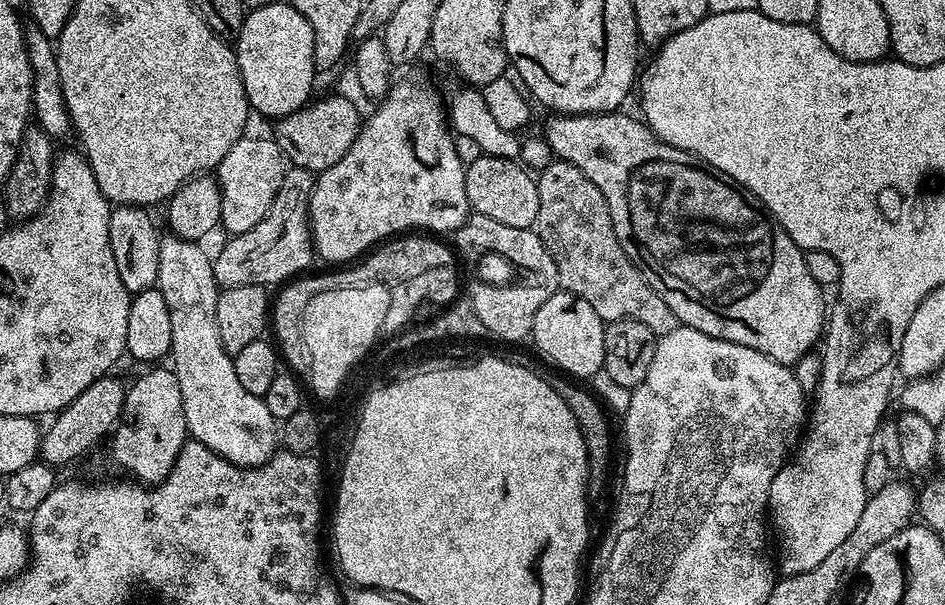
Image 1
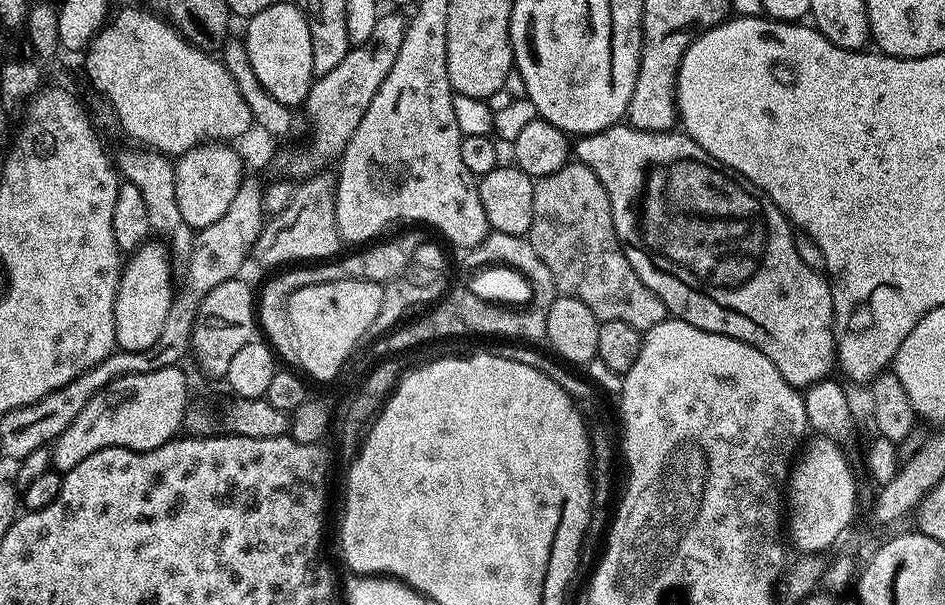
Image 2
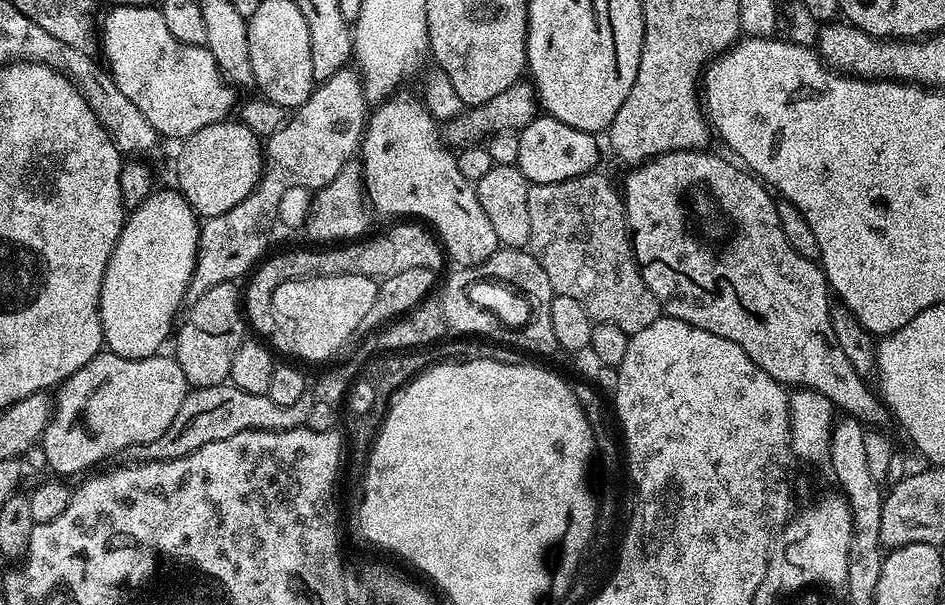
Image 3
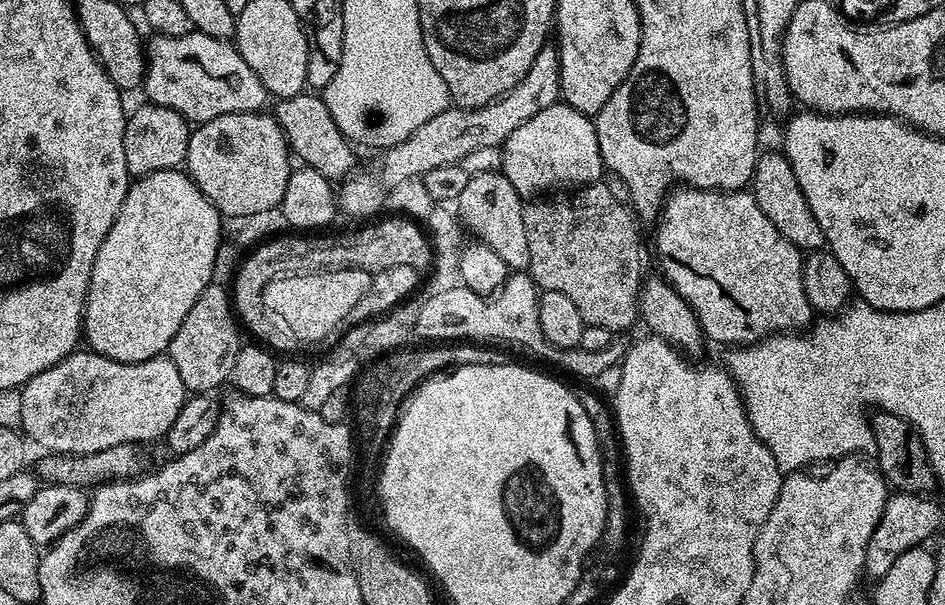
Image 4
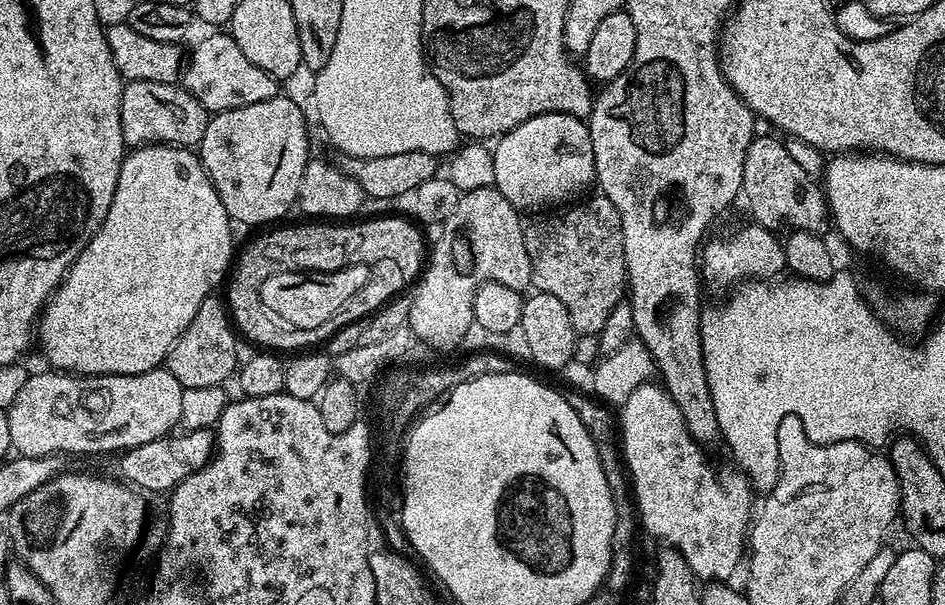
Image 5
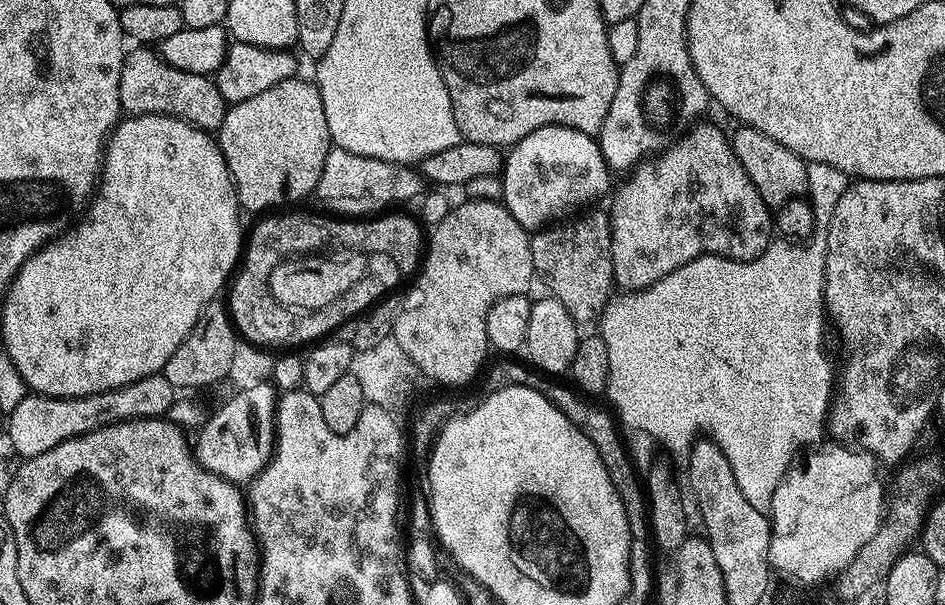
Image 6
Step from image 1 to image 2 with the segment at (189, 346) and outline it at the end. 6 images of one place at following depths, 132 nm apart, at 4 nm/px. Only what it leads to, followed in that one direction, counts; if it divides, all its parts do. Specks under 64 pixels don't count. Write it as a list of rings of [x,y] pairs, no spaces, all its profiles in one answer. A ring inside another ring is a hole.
[[[133,149],[124,151],[120,156],[117,155],[116,164],[119,173],[127,183],[137,186],[141,191],[153,233],[157,237],[162,236],[160,238],[175,259],[186,260],[193,250],[195,231],[182,221],[182,214],[178,211],[178,200],[175,197],[176,185],[174,184],[175,163],[164,153],[155,150]]]

